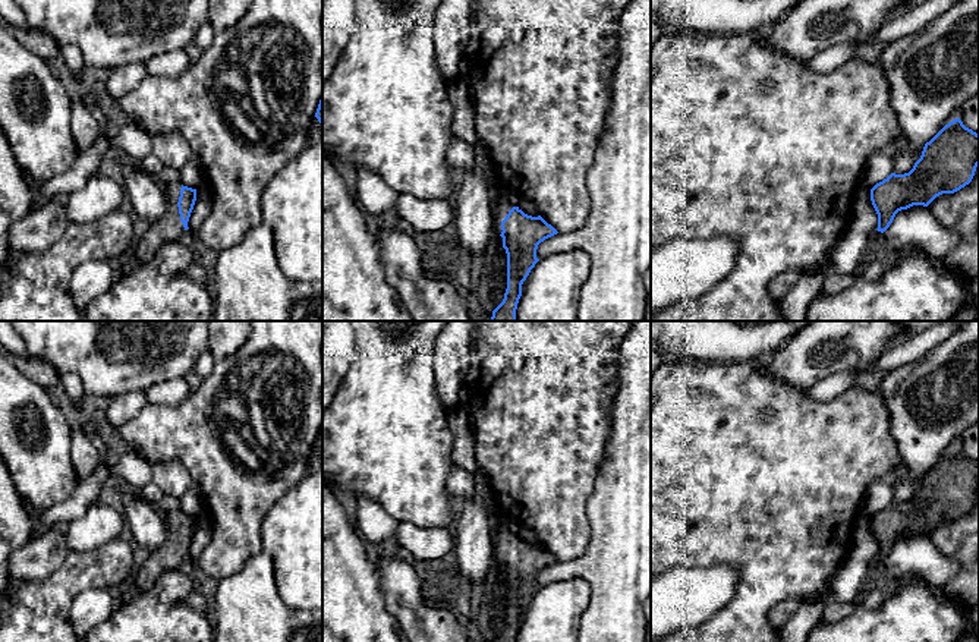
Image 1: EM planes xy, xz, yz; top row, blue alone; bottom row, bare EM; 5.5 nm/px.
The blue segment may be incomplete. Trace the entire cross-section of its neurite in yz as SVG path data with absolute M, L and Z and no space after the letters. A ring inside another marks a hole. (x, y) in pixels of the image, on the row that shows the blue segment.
M957 117L925 144L920 158L904 174L891 173L871 189L871 201L878 214L878 232L884 233L895 214L913 205L928 207L942 193L954 193L969 185L979 166L979 135Z

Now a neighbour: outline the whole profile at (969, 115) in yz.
M979 94L969 98L958 114L963 125L979 135Z

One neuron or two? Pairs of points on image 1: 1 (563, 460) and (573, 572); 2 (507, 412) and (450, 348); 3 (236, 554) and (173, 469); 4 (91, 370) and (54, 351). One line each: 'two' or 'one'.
1: two
2: two
3: two
4: one

